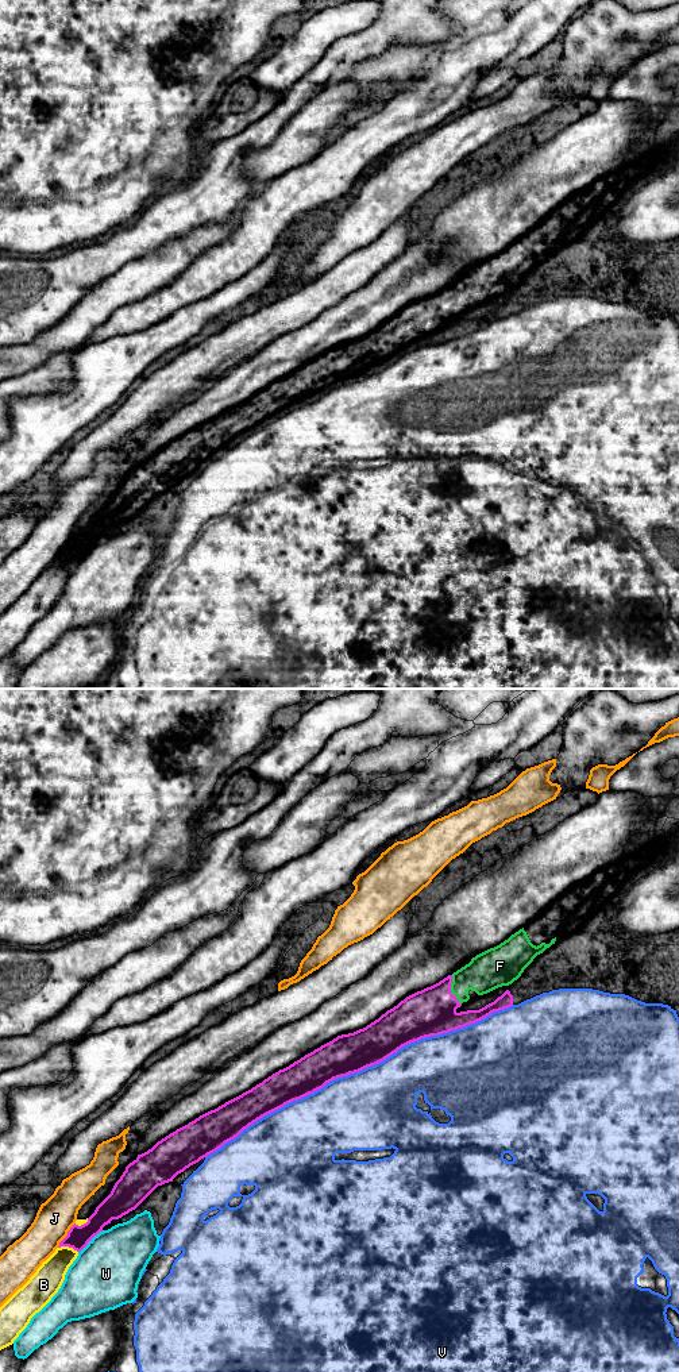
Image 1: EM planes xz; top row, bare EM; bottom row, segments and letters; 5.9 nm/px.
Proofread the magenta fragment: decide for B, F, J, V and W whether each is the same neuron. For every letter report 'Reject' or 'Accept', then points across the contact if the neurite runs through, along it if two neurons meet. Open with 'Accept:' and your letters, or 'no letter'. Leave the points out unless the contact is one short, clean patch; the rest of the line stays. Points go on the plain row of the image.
Accept: F
B: Reject
F: Accept
J: Reject
V: Reject
W: Reject

